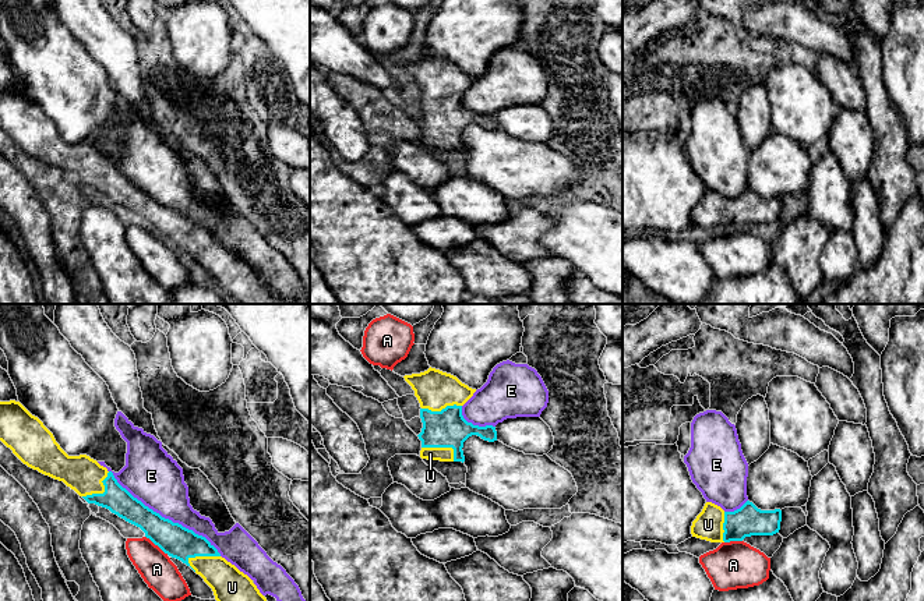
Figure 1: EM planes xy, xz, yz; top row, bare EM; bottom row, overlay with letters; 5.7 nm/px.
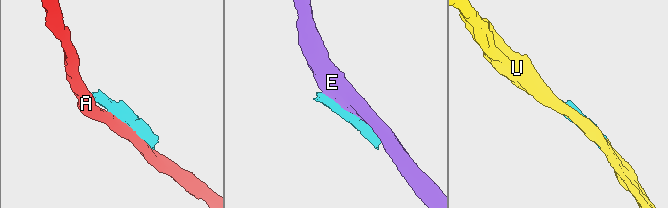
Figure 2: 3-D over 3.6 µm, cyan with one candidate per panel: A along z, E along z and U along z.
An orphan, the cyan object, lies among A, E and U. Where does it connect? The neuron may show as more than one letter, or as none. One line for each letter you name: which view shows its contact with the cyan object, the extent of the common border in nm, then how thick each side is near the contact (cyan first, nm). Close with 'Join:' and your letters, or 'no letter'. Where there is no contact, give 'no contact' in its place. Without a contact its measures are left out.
U: meets cyan in xy; contact 200 nm long; 190 nm thick on the cyan side, 220 nm on the other
Join: U

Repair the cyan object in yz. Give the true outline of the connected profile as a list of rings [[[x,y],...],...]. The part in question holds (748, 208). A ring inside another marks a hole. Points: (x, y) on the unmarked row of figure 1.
[[[747,188],[734,199],[706,190],[691,213],[692,225],[710,230],[743,229],[751,223],[773,223],[779,220],[782,198],[761,198]]]

